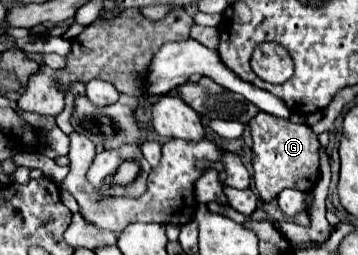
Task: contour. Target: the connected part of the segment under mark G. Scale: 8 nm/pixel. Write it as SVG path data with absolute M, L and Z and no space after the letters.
M260 112L250 124L252 132L252 166L254 166L254 184L256 192L262 200L272 200L278 196L284 188L296 188L296 190L312 190L318 180L318 136L316 132L306 124L294 124L292 120L276 118L266 112Z

